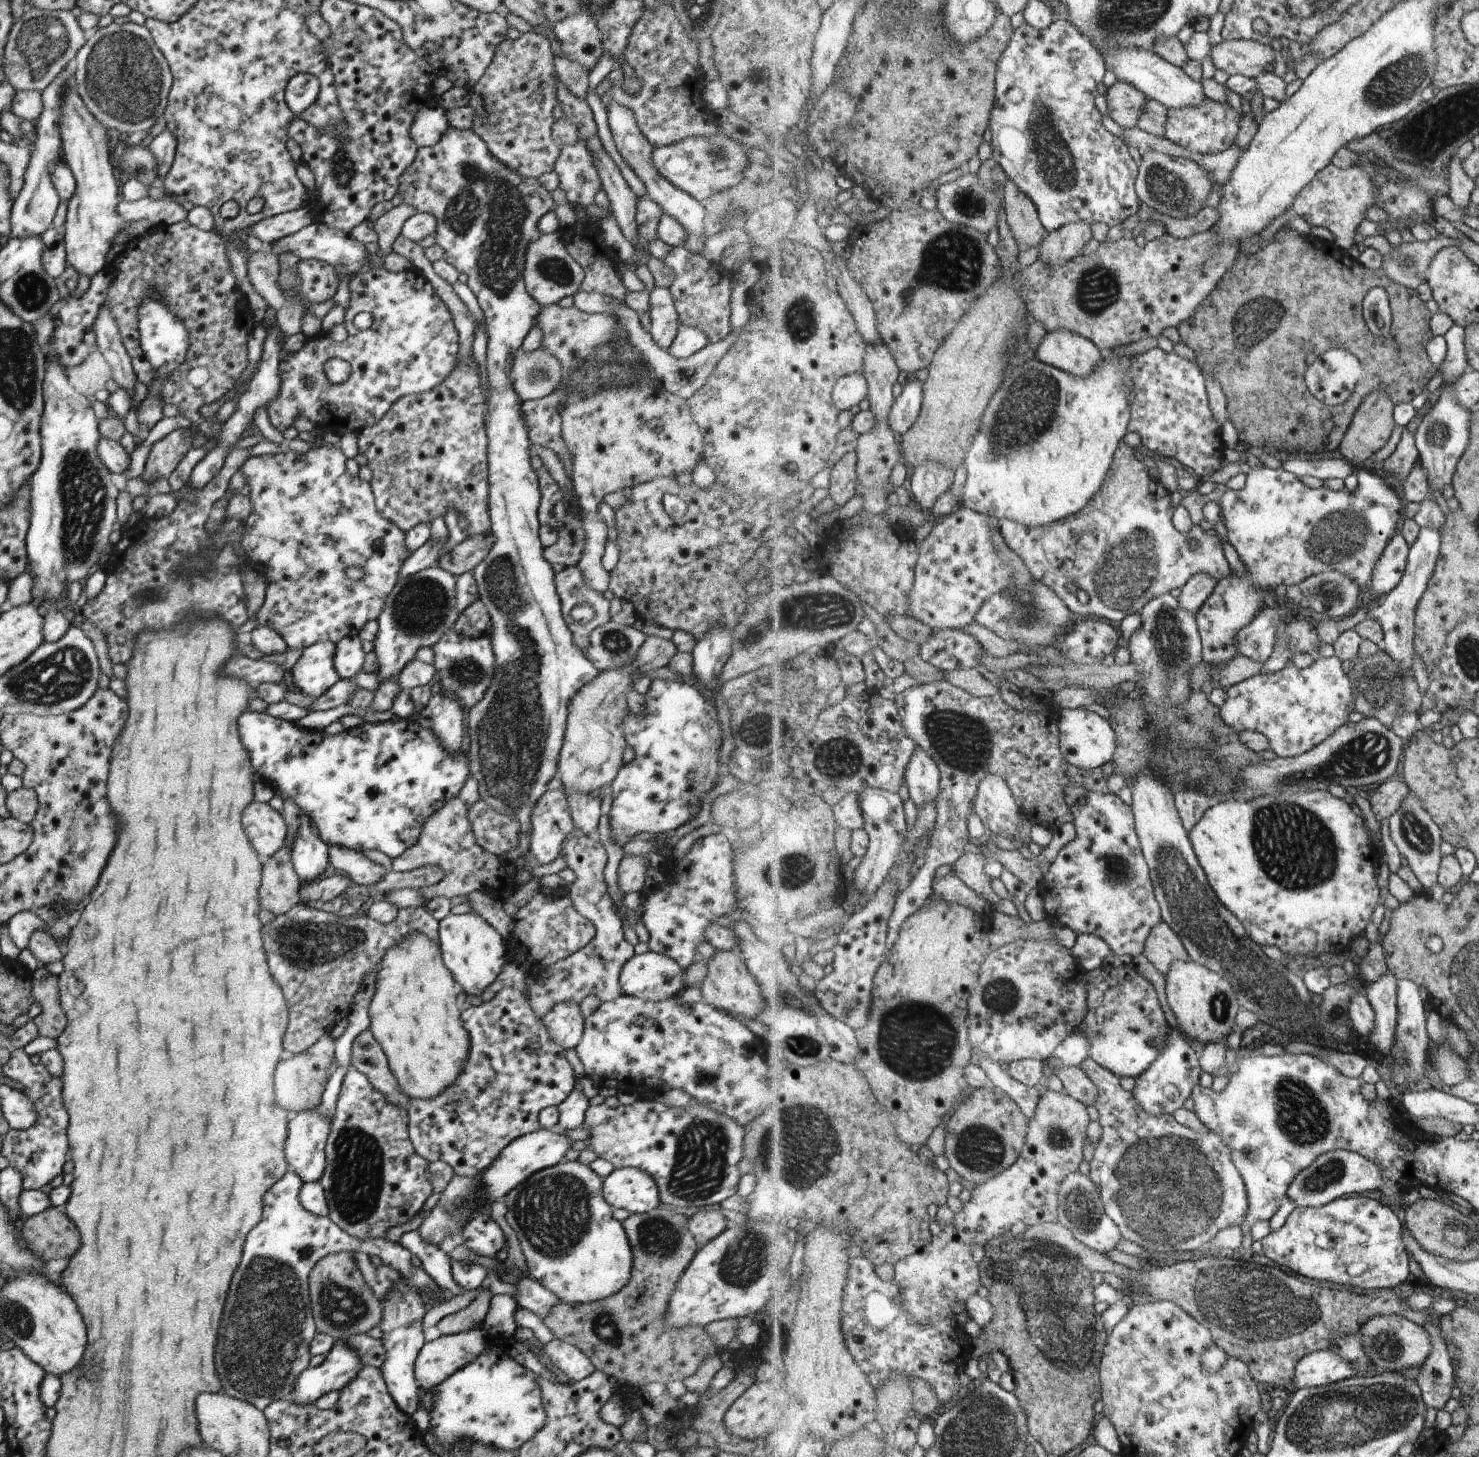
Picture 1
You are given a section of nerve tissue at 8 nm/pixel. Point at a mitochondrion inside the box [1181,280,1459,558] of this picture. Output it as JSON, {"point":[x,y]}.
{"point":[1260,307]}

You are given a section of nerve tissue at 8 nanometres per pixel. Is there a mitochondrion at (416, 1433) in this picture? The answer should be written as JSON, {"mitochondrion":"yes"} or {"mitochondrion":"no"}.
{"mitochondrion":"no"}

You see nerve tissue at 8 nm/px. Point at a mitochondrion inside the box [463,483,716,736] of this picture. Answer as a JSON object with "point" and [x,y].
{"point":[616,642]}

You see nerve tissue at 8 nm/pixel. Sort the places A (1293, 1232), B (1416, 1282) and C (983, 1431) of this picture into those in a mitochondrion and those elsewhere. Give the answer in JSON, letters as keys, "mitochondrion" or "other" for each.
{"A":"other","B":"other","C":"mitochondrion"}

